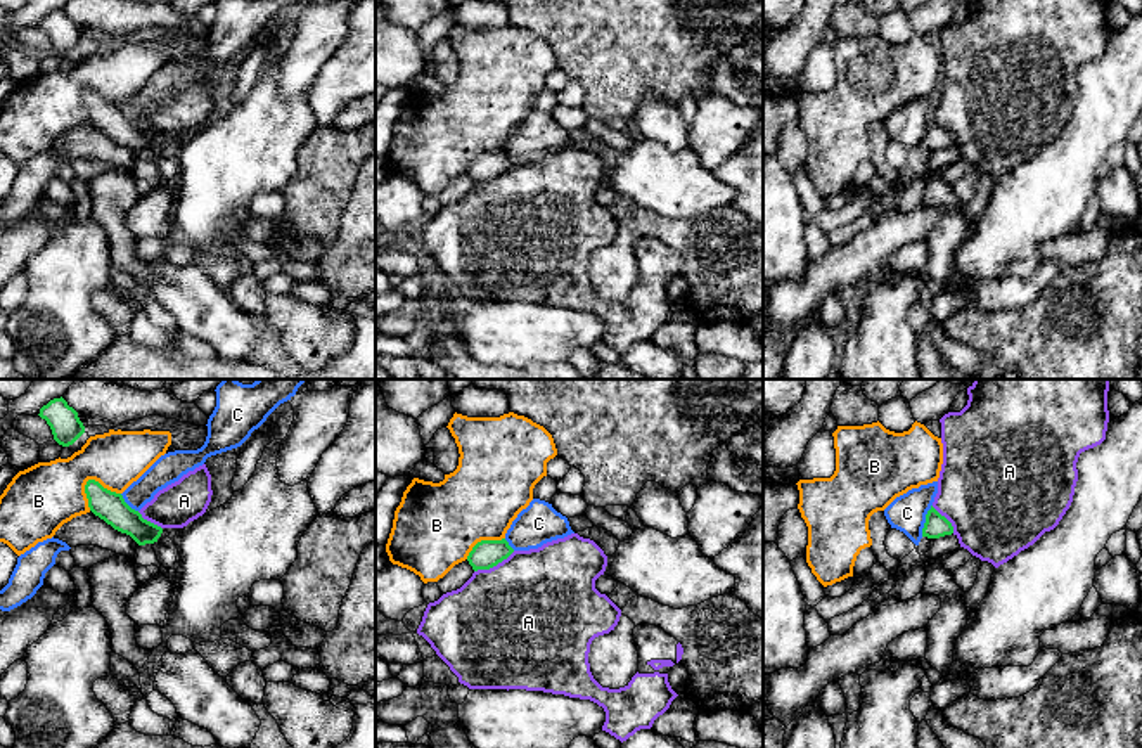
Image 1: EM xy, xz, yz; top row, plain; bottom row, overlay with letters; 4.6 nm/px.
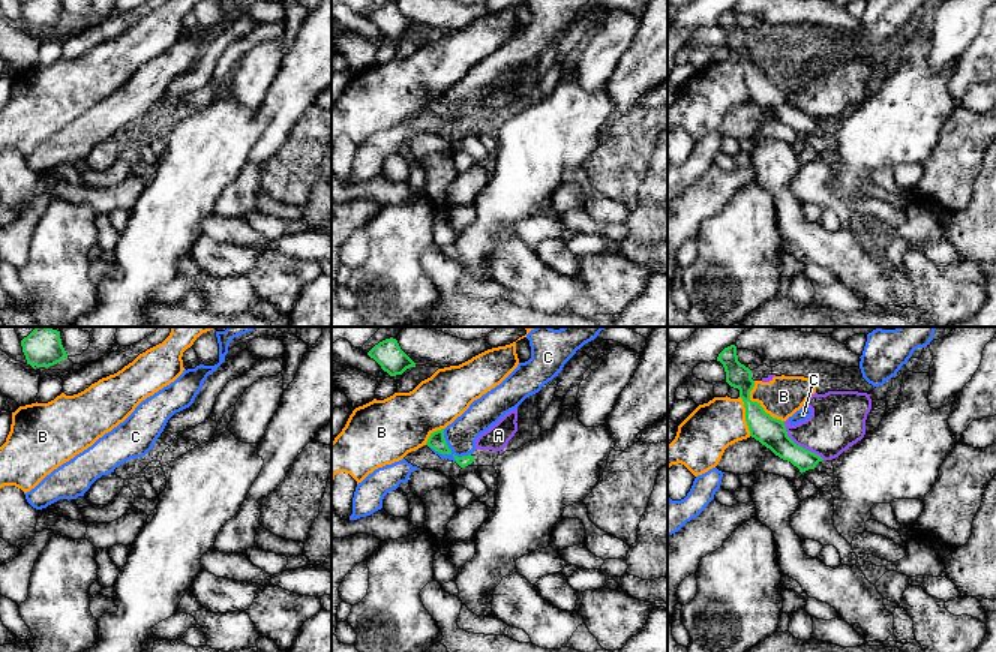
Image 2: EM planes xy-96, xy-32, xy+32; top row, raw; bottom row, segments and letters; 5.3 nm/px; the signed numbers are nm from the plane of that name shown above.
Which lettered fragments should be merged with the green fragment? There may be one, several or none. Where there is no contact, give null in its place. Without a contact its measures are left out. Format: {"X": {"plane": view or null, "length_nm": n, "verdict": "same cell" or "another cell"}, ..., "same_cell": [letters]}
{"A": {"plane": "xz", "length_nm": 220, "verdict": "another cell"}, "B": {"plane": "xy", "length_nm": 180, "verdict": "another cell"}, "C": {"plane": "yz", "length_nm": 160, "verdict": "another cell"}, "same_cell": []}

